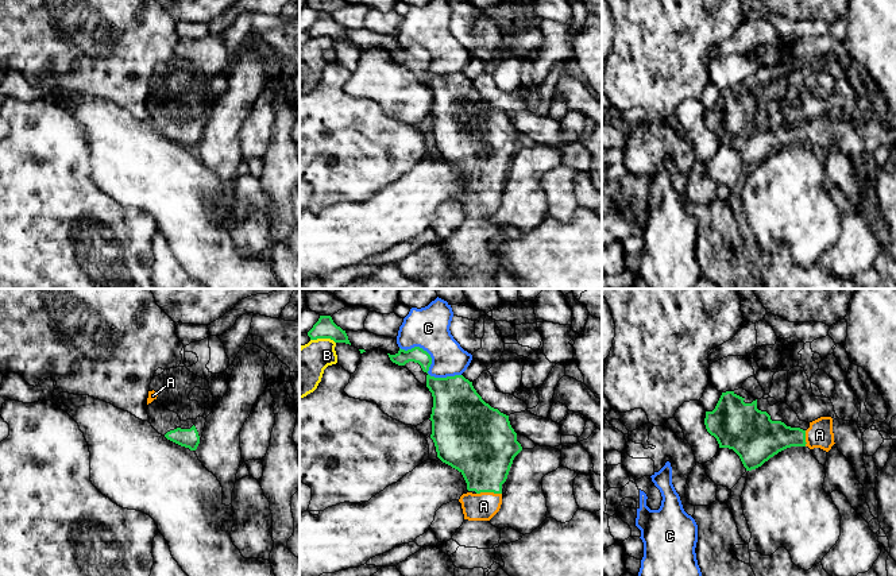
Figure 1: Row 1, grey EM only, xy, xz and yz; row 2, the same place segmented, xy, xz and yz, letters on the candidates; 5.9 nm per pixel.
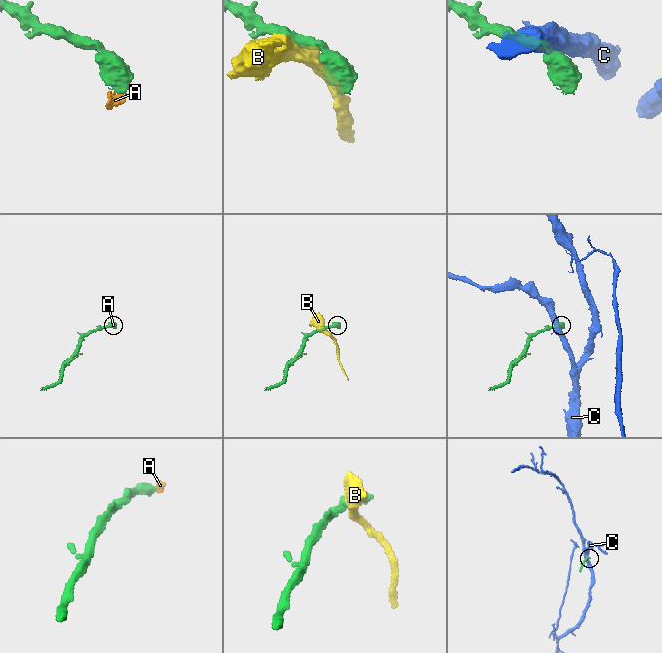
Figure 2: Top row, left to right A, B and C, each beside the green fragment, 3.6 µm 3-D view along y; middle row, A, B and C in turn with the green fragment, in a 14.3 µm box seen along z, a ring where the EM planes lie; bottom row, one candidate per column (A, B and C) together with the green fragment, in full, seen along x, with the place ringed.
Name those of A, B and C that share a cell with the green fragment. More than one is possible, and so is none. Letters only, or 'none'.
A

